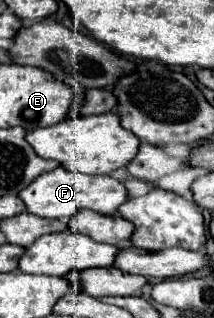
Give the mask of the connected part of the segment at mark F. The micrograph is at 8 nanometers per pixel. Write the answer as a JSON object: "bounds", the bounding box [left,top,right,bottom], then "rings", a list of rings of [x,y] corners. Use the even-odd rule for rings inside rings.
{"bounds":[18,167,126,219],"rings":[[[56,167],[48,173],[36,177],[28,187],[24,187],[18,197],[24,201],[26,211],[46,219],[64,219],[74,217],[80,209],[92,209],[102,215],[114,215],[120,203],[126,201],[126,187],[122,181],[108,175],[80,175],[66,171],[64,167]]]}

